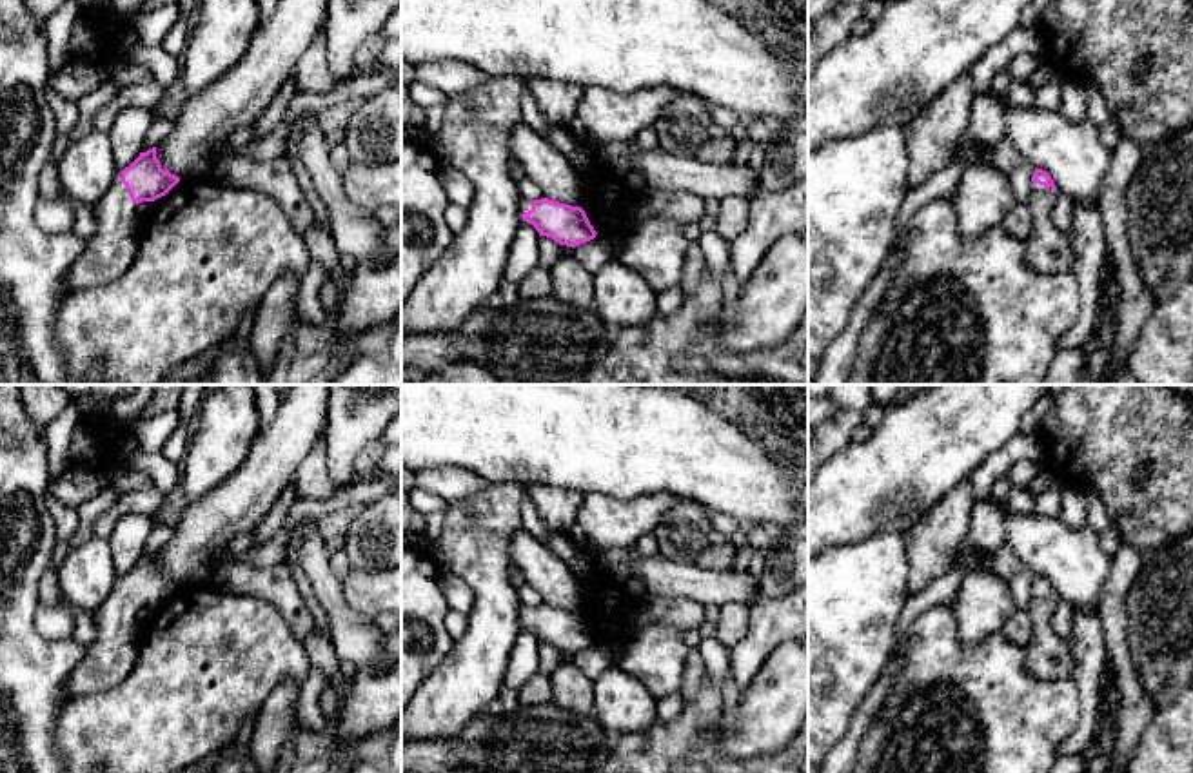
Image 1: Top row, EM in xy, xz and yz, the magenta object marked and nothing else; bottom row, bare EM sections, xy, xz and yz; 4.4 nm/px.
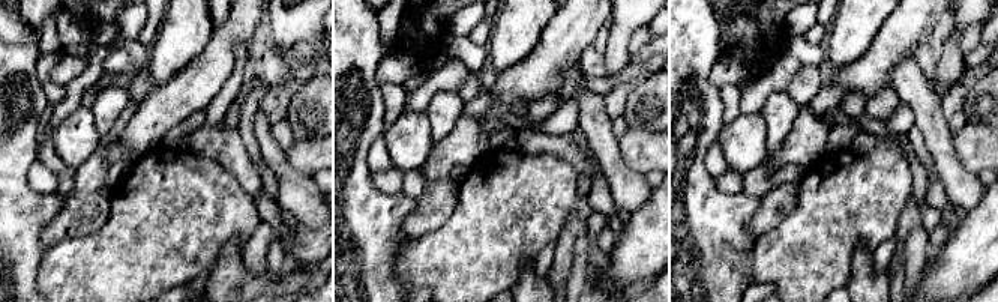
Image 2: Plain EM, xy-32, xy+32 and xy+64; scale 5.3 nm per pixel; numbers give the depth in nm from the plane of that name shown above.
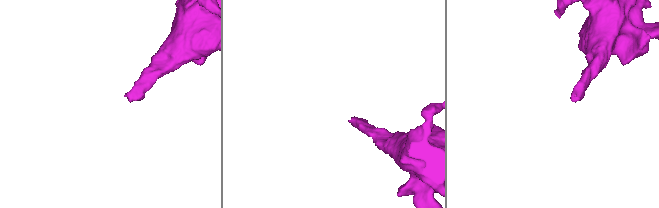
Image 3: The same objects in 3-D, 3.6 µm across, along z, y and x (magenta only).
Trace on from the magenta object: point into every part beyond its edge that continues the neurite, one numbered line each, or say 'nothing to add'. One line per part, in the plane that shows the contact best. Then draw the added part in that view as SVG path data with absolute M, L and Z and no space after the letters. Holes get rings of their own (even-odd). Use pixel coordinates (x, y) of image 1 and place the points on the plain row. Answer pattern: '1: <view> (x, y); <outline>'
1: xy (111, 655); M120 577L93 615L96 639L85 646L84 659L62 688L62 695L67 699L102 693L118 686L133 671L138 659L142 628L134 624L136 610L131 608Z

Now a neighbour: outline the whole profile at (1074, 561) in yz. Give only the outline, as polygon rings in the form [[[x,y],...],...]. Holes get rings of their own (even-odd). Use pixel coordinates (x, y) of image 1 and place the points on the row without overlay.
[[[1006,503],[993,504],[1006,514],[1008,543],[1022,564],[1046,577],[1060,602],[1097,615],[1113,563],[1099,535],[1089,528],[1071,530],[1059,517],[1017,515]]]

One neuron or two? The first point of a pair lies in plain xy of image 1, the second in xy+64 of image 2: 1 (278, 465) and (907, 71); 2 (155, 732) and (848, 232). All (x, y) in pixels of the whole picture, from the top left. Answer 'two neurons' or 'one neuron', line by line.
1: two neurons
2: one neuron

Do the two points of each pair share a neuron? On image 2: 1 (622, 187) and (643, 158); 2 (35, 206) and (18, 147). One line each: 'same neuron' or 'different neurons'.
1: different neurons
2: same neuron

